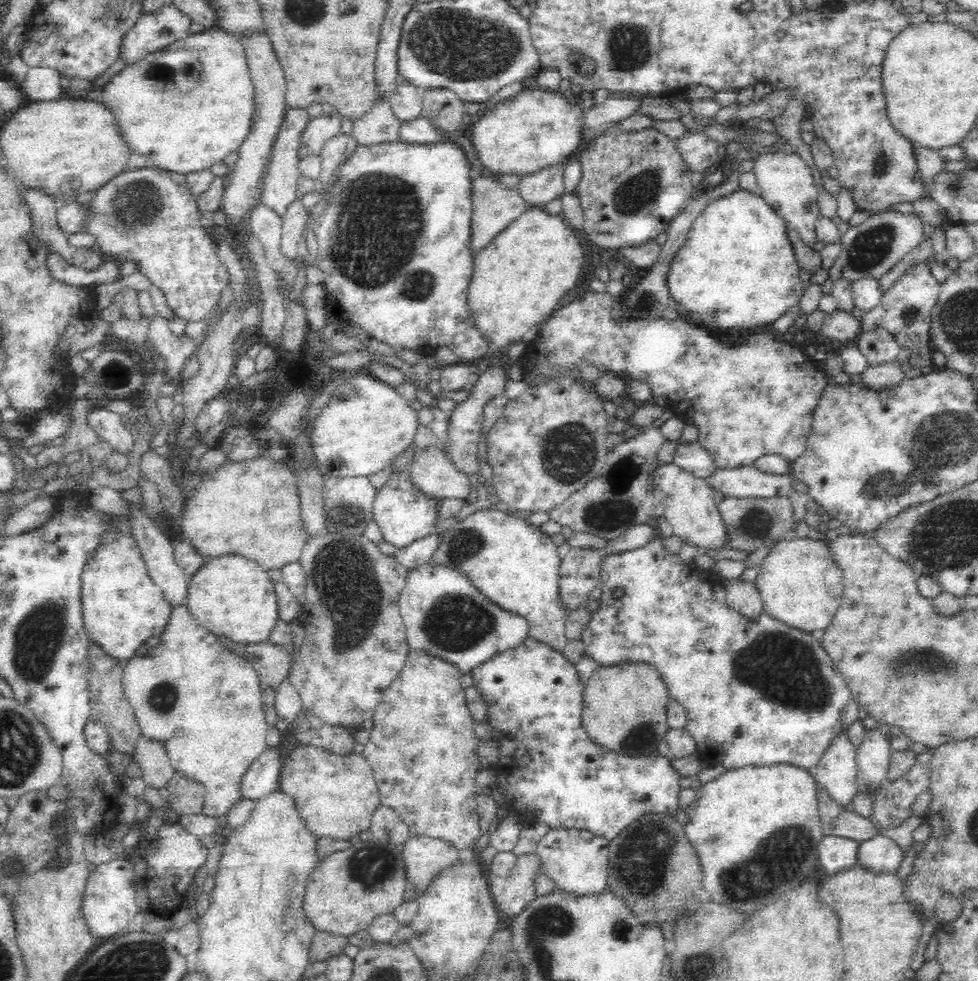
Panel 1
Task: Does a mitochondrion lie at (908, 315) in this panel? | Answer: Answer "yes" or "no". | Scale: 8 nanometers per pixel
yes

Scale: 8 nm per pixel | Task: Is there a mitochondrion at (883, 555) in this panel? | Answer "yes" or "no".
no

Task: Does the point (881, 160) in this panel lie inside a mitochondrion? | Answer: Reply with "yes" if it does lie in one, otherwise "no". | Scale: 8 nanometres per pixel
yes

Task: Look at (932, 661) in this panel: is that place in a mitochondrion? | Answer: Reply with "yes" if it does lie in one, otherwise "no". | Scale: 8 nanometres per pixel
yes

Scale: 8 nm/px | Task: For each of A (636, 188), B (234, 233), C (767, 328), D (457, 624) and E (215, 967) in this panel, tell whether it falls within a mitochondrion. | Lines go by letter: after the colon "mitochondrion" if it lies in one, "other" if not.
A: mitochondrion
B: other
C: other
D: mitochondrion
E: other

